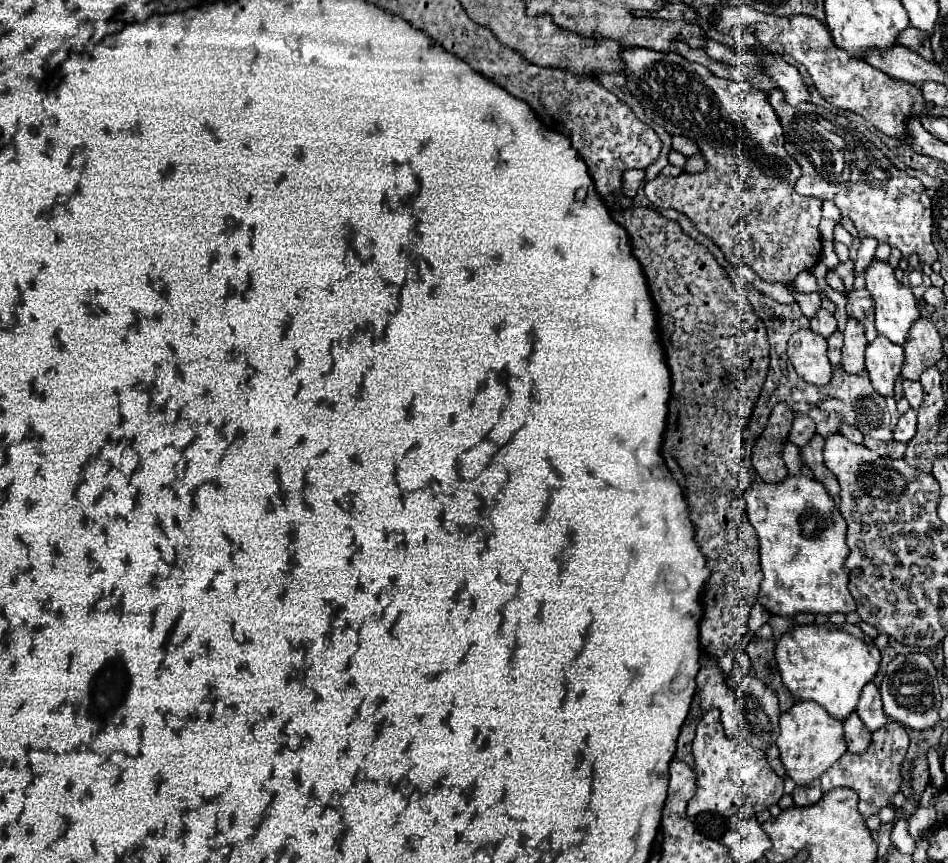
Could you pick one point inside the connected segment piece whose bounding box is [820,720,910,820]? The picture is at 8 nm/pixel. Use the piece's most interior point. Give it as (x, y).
(875, 774)

